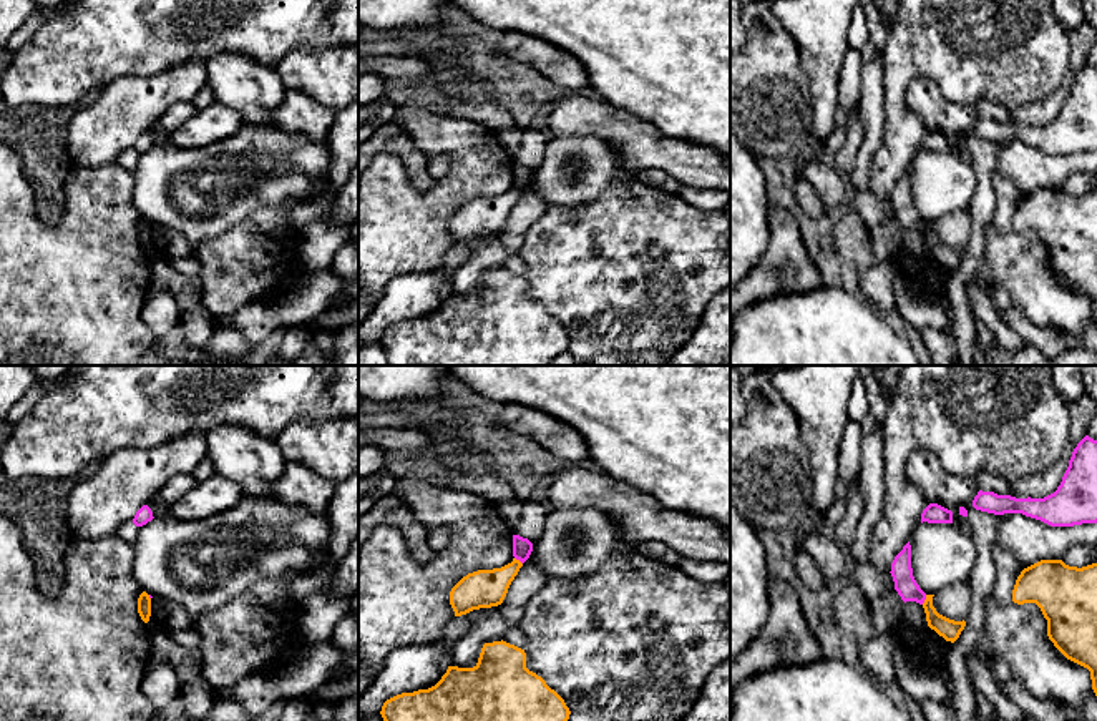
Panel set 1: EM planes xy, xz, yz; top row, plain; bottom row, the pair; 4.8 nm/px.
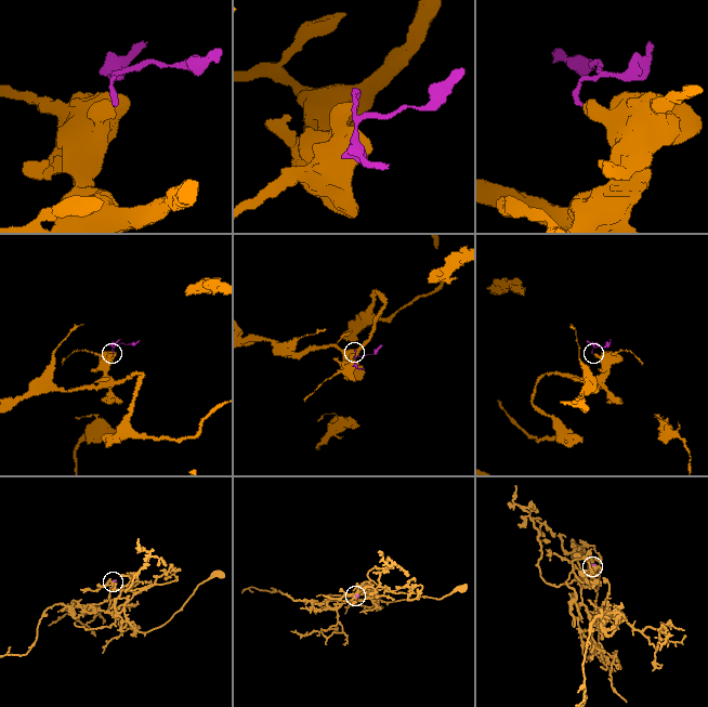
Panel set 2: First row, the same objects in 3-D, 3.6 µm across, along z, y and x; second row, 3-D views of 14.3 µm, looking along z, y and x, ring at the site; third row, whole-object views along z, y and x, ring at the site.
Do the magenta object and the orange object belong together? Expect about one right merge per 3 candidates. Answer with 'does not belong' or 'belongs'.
does not belong

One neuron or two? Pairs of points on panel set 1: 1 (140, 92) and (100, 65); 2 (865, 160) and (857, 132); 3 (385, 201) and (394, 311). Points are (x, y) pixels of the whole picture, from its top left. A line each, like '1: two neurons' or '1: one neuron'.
1: two neurons
2: two neurons
3: two neurons

